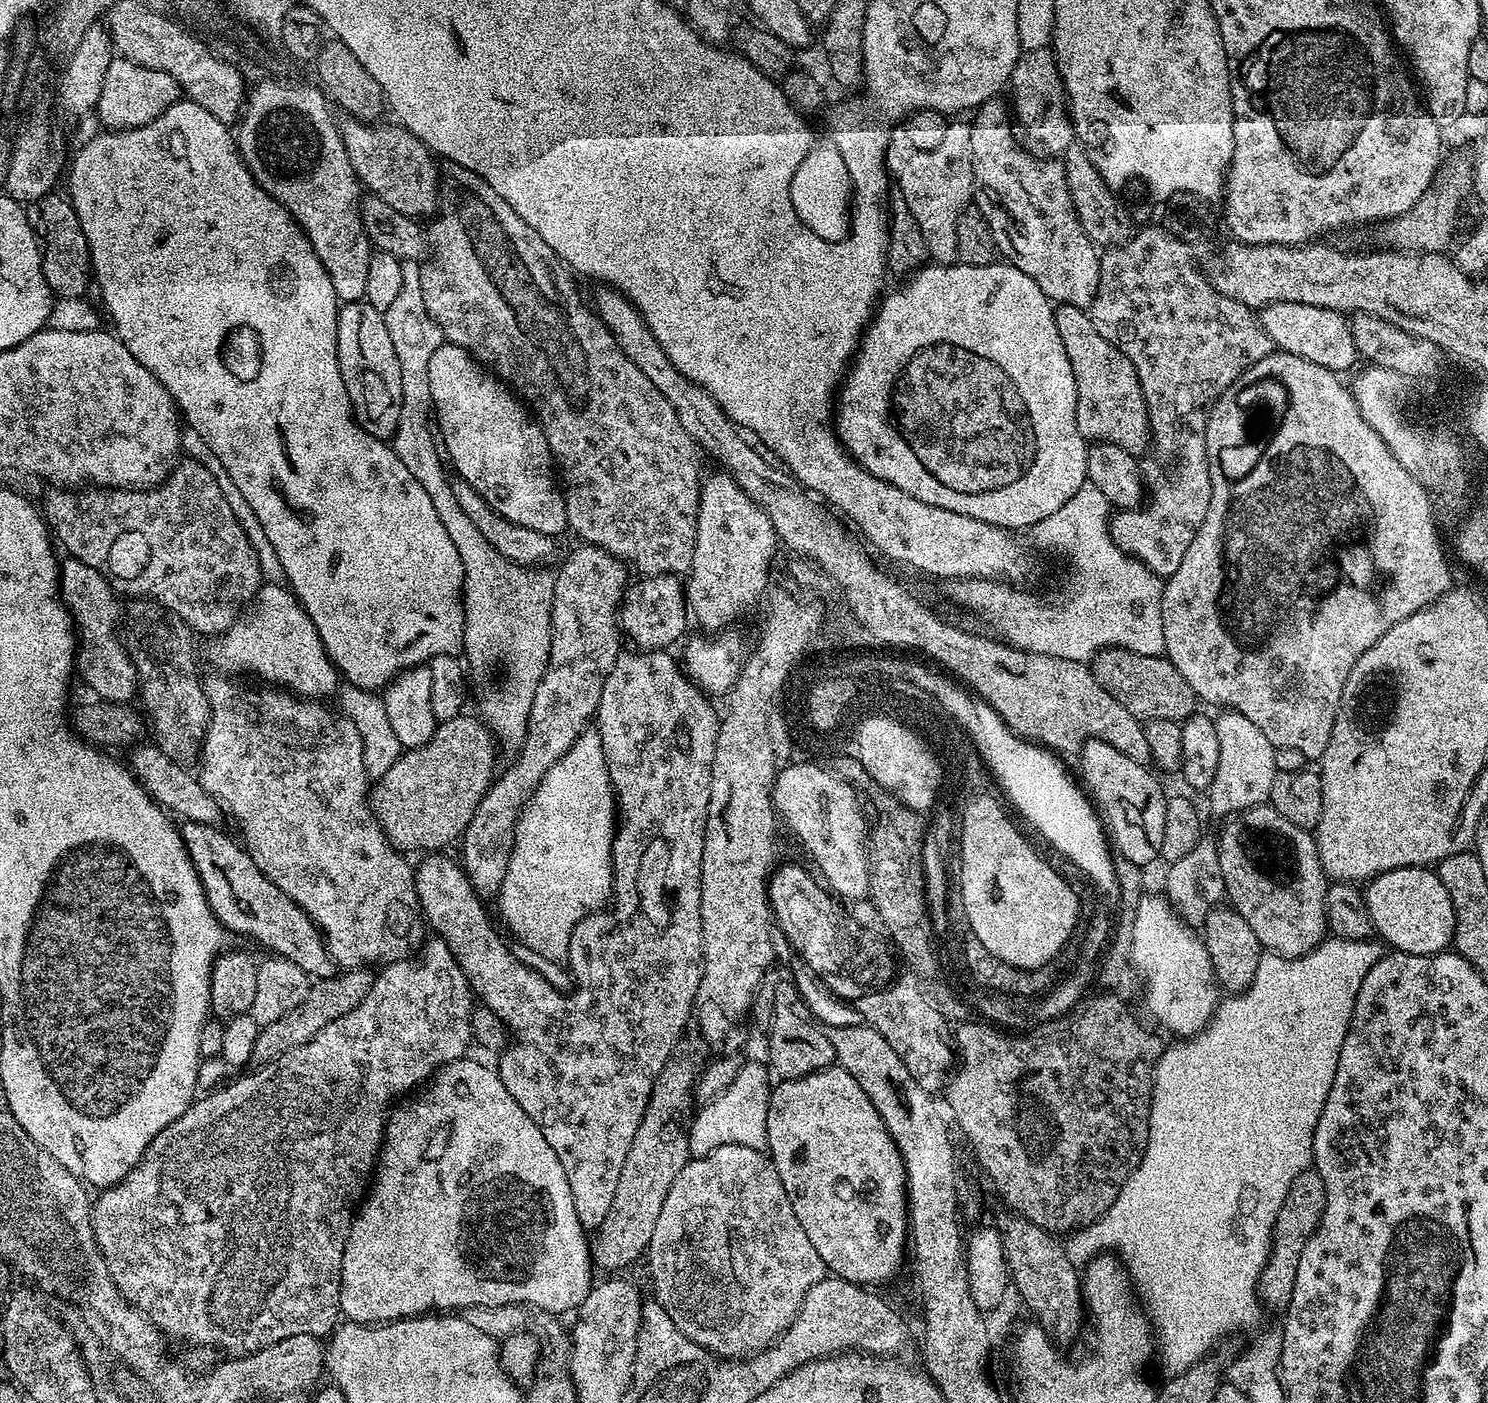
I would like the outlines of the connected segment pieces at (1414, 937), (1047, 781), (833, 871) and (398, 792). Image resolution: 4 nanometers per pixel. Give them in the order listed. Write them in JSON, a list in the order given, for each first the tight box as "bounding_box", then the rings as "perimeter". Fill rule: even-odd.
[{"bounding_box":[1363,867,1456,956],"perimeter":[[[1431,867],[1395,868],[1383,872],[1381,876],[1373,876],[1367,881],[1363,893],[1375,935],[1380,935],[1379,939],[1385,945],[1388,943],[1389,949],[1434,956],[1452,944],[1456,925],[1454,906],[1446,886],[1442,886],[1439,875]]]},{"bounding_box":[972,706,1119,899],"perimeter":[[[990,706],[984,708],[984,716],[976,716],[976,728],[972,728],[972,731],[975,732],[976,751],[987,765],[995,783],[1004,787],[1013,806],[1036,827],[1034,829],[1037,833],[1051,837],[1073,860],[1084,865],[1095,876],[1096,882],[1108,898],[1117,899],[1119,884],[1115,877],[1113,853],[1106,839],[1105,825],[1085,789],[1077,783],[1074,776],[1072,781],[1071,774],[1064,769],[1065,761],[1039,743],[1011,732],[1004,725],[1003,718]],[[1068,804],[1072,809],[1062,810]],[[1056,828],[1060,828],[1060,836],[1056,836]]]},{"bounding_box":[772,762,870,901],"perimeter":[[[797,762],[788,763],[777,771],[772,787],[772,805],[776,807],[777,817],[792,827],[801,846],[820,867],[823,883],[837,897],[845,901],[865,899],[870,886],[868,845],[864,812],[856,801],[856,789],[827,767],[818,769],[800,766]]]},{"bounding_box":[370,714,498,854],"perimeter":[[[461,714],[458,718],[441,720],[437,723],[430,742],[421,748],[409,748],[401,751],[400,757],[386,774],[382,774],[370,788],[370,803],[377,822],[382,826],[393,846],[405,853],[420,852],[432,854],[444,850],[447,844],[452,844],[463,837],[470,818],[474,818],[474,810],[478,802],[491,788],[497,775],[496,748],[498,741],[492,735],[492,729],[485,724],[479,715]]]}]

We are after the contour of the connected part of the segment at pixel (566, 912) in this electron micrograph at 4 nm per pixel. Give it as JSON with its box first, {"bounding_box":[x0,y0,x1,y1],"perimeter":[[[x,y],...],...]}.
{"bounding_box":[498,730,618,961],"perimeter":[[[589,730],[582,733],[561,760],[554,762],[531,793],[520,821],[516,837],[498,893],[500,916],[508,923],[515,939],[543,958],[563,961],[568,954],[574,926],[589,912],[599,912],[611,901],[612,894],[612,837],[618,827],[618,805],[606,758],[602,752],[602,738]]]}

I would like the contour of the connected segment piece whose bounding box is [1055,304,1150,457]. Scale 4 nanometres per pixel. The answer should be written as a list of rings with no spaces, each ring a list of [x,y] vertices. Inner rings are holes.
[[[1069,304],[1059,305],[1055,309],[1056,333],[1062,338],[1062,346],[1066,346],[1066,358],[1070,358],[1070,370],[1074,370],[1076,383],[1076,421],[1078,430],[1085,441],[1099,442],[1122,446],[1131,456],[1139,457],[1149,447],[1150,433],[1148,431],[1148,407],[1142,394],[1142,386],[1138,382],[1138,374],[1134,370],[1134,362],[1118,350],[1098,330],[1094,330],[1094,322],[1088,317],[1087,311]]]

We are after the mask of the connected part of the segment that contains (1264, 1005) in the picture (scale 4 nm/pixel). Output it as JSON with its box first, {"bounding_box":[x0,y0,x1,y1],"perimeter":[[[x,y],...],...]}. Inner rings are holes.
{"bounding_box":[1063,938,1382,1376],"perimeter":[[[1326,938],[1312,952],[1307,952],[1304,956],[1277,956],[1275,954],[1261,955],[1258,962],[1258,974],[1254,974],[1254,982],[1242,993],[1229,995],[1228,1000],[1221,999],[1216,1005],[1216,1010],[1212,1017],[1208,1019],[1208,1024],[1196,1035],[1181,1039],[1176,1045],[1165,1047],[1164,1052],[1160,1056],[1160,1061],[1156,1064],[1156,1080],[1152,1084],[1152,1109],[1150,1110],[1150,1130],[1148,1131],[1148,1145],[1142,1154],[1142,1158],[1138,1162],[1138,1166],[1128,1175],[1126,1182],[1122,1186],[1122,1190],[1118,1194],[1118,1198],[1114,1202],[1114,1206],[1110,1206],[1110,1210],[1095,1224],[1091,1224],[1088,1228],[1077,1229],[1071,1233],[1063,1241],[1066,1254],[1077,1266],[1087,1265],[1090,1254],[1100,1254],[1107,1250],[1109,1253],[1115,1254],[1120,1263],[1128,1270],[1128,1277],[1132,1280],[1133,1289],[1144,1309],[1148,1314],[1148,1319],[1152,1321],[1155,1339],[1158,1341],[1158,1364],[1165,1368],[1168,1376],[1177,1376],[1182,1374],[1190,1366],[1196,1364],[1197,1358],[1204,1358],[1209,1355],[1208,1352],[1223,1336],[1228,1336],[1231,1332],[1248,1332],[1251,1328],[1256,1328],[1260,1324],[1260,1308],[1262,1309],[1262,1301],[1258,1295],[1260,1286],[1260,1275],[1268,1261],[1268,1252],[1272,1249],[1272,1227],[1278,1218],[1278,1210],[1282,1210],[1282,1202],[1286,1202],[1286,1190],[1290,1190],[1290,1182],[1294,1182],[1294,1178],[1298,1178],[1298,1174],[1302,1174],[1302,1170],[1306,1170],[1312,1164],[1312,1143],[1314,1142],[1314,1130],[1316,1123],[1320,1117],[1322,1106],[1326,1102],[1326,1098],[1330,1094],[1330,1086],[1334,1082],[1334,1074],[1338,1070],[1338,1054],[1342,1054],[1342,1042],[1348,1033],[1350,1026],[1350,1018],[1354,1010],[1354,1002],[1358,994],[1358,986],[1362,986],[1362,978],[1366,978],[1366,974],[1370,970],[1370,966],[1374,966],[1374,962],[1378,962],[1382,955],[1382,948],[1379,943],[1372,944],[1371,939],[1366,940],[1342,940],[1339,938]]]}

